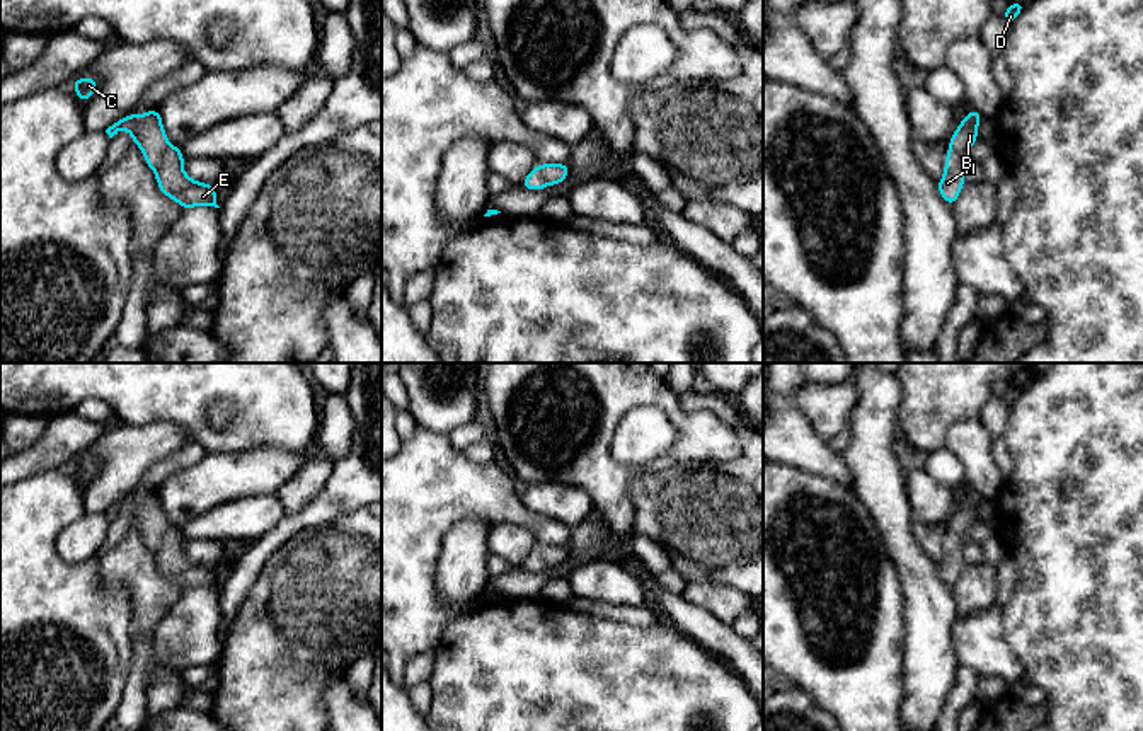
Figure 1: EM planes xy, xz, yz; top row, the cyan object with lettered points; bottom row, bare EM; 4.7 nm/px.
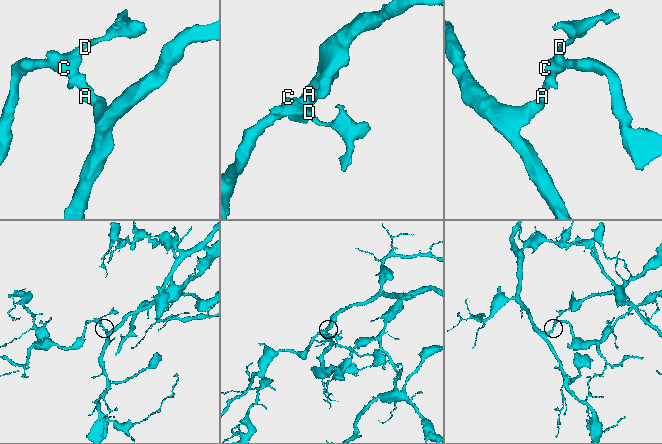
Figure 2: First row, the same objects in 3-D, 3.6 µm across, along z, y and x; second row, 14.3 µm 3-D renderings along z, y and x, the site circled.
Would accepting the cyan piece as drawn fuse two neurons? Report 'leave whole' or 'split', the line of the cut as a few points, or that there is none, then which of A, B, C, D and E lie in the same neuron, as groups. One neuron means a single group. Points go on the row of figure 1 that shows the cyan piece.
leave whole; no cut; A B C D E

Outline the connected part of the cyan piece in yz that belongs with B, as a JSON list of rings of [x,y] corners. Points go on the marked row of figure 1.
[[[971,109],[966,118],[957,124],[954,135],[949,140],[944,176],[940,181],[937,181],[937,189],[949,206],[956,203],[966,182],[964,164],[969,158],[973,143],[979,140],[978,124],[981,119],[983,114],[976,109]]]

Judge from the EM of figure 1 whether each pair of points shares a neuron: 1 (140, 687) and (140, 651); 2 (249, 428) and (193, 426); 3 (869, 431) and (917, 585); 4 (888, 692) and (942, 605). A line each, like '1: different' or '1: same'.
1: same
2: same
3: same
4: different

